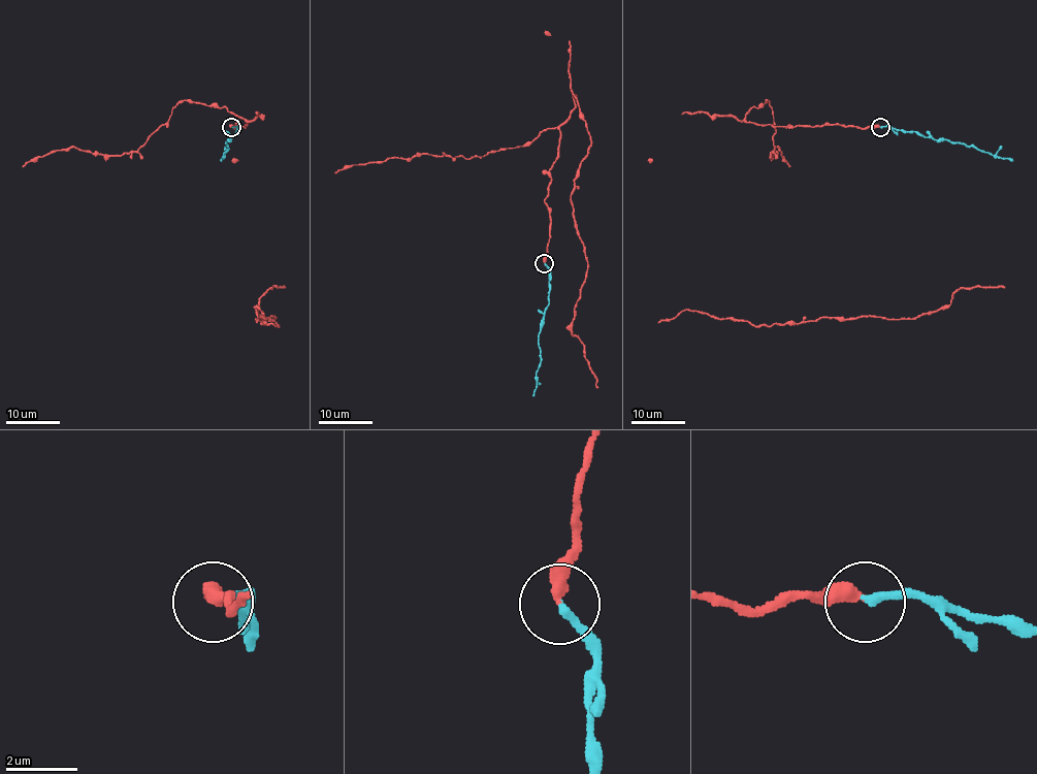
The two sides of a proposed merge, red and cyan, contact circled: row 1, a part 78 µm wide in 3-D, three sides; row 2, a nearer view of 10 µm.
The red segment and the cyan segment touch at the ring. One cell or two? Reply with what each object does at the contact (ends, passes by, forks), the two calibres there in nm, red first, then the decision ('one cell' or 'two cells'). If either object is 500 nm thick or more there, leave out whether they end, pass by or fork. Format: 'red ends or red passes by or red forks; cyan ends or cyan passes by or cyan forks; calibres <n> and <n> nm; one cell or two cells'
red ends; cyan ends; calibres 360 and 240 nm; one cell

